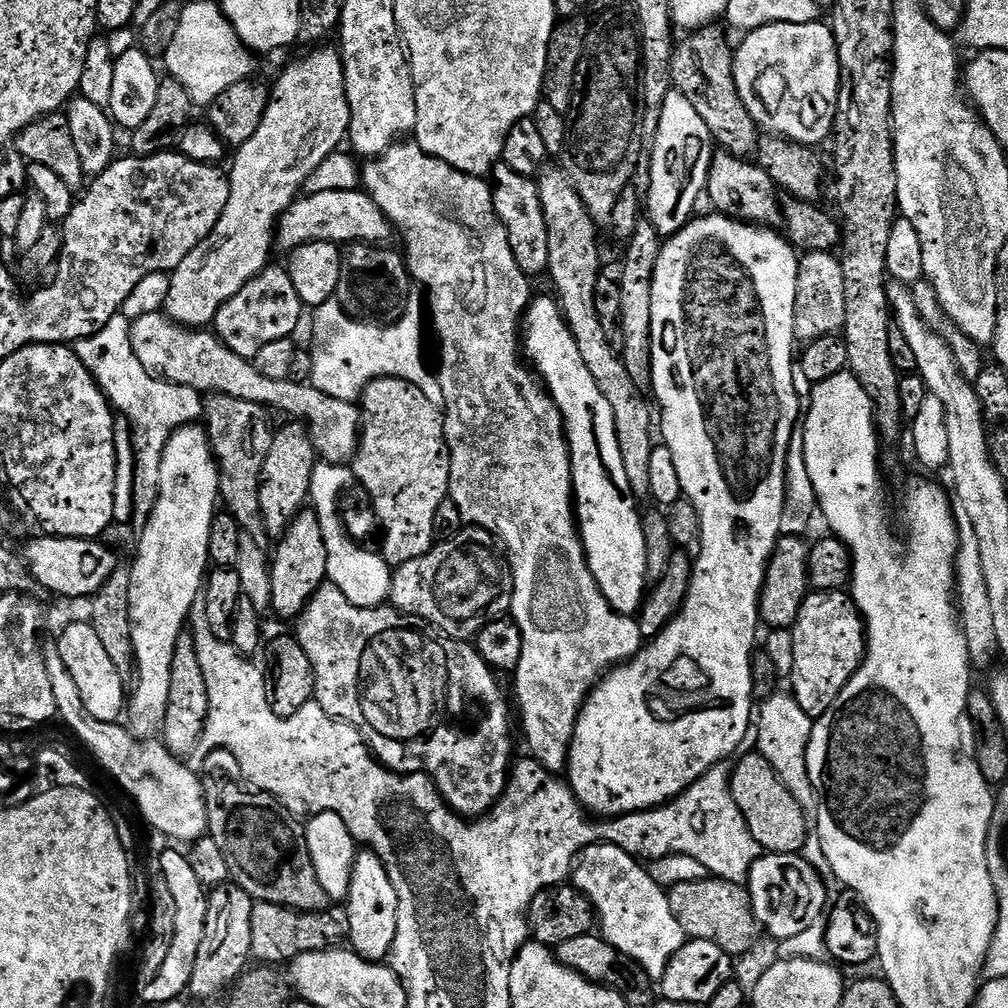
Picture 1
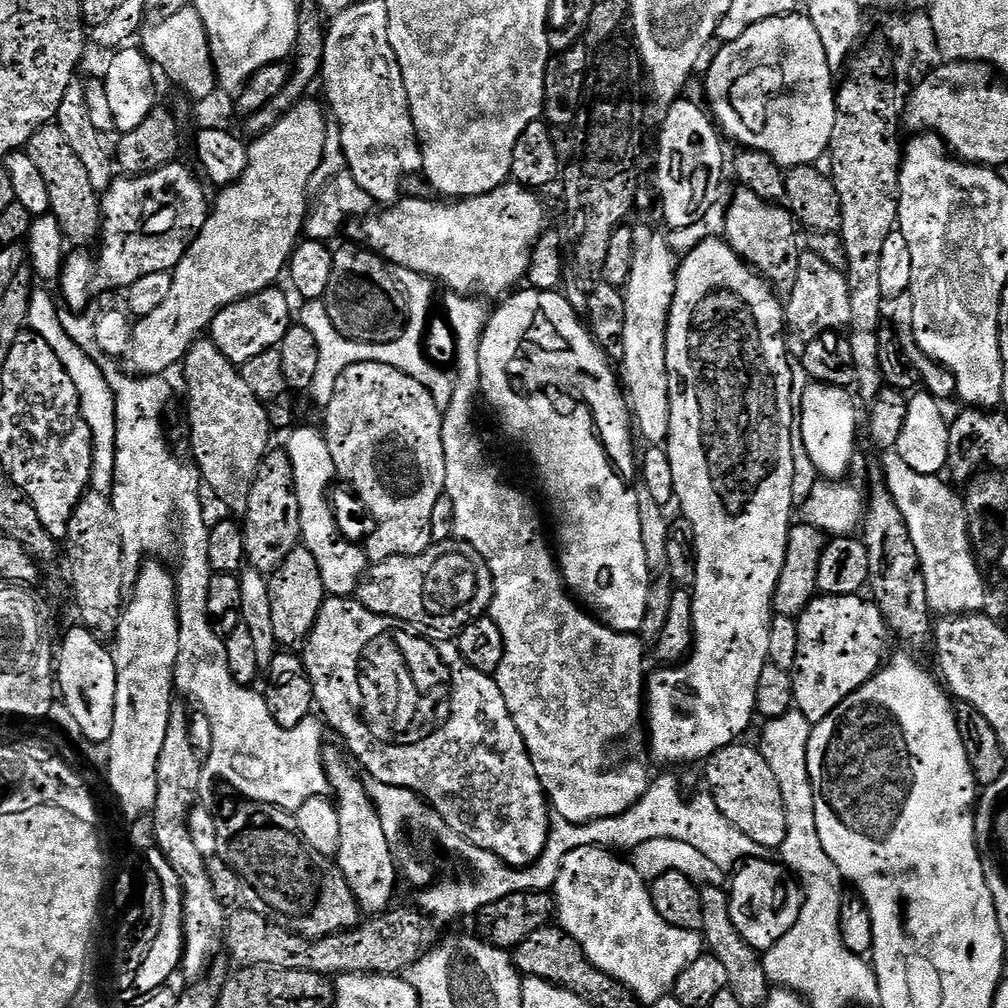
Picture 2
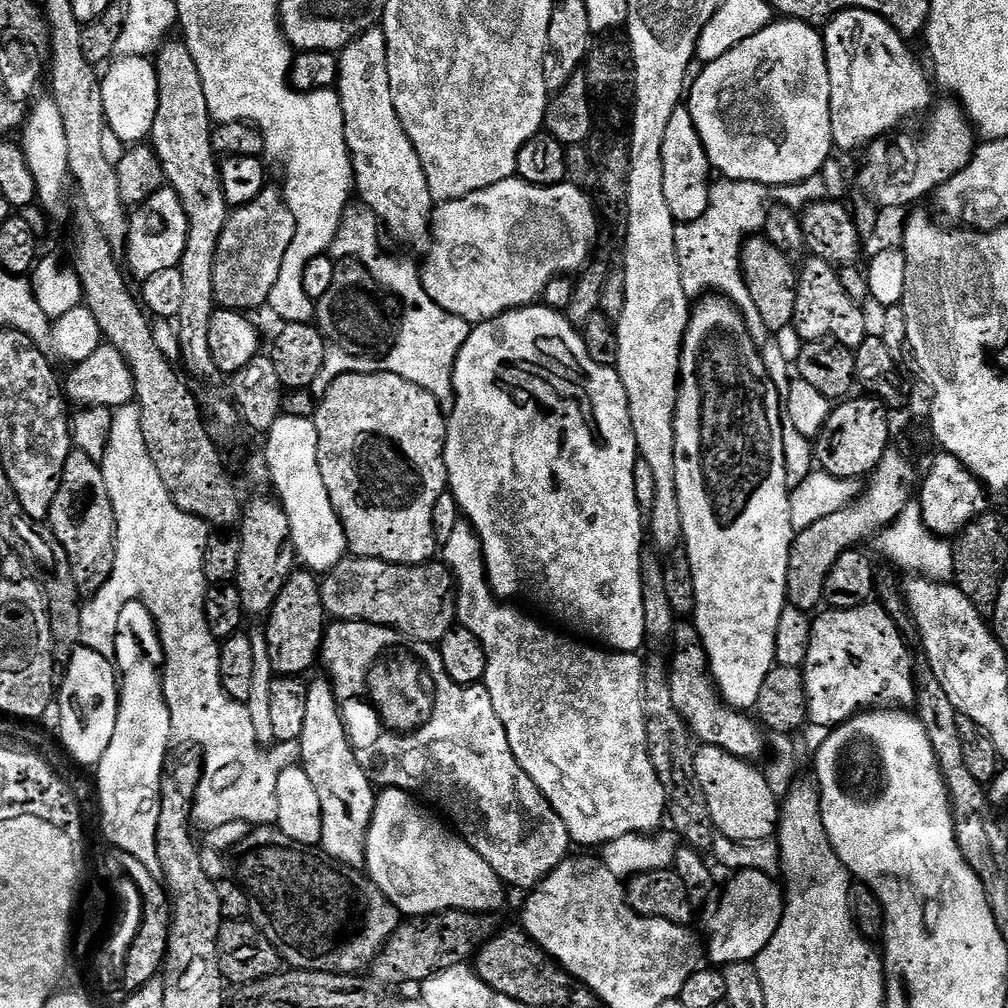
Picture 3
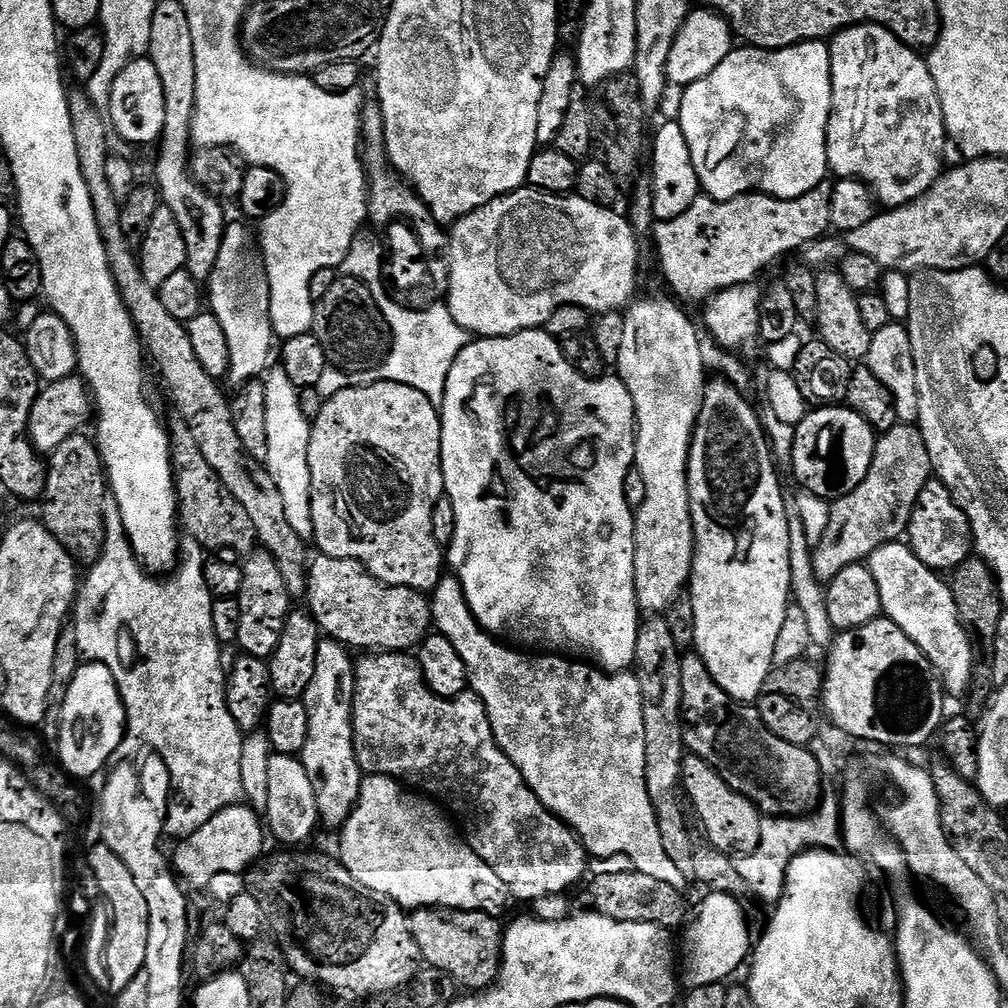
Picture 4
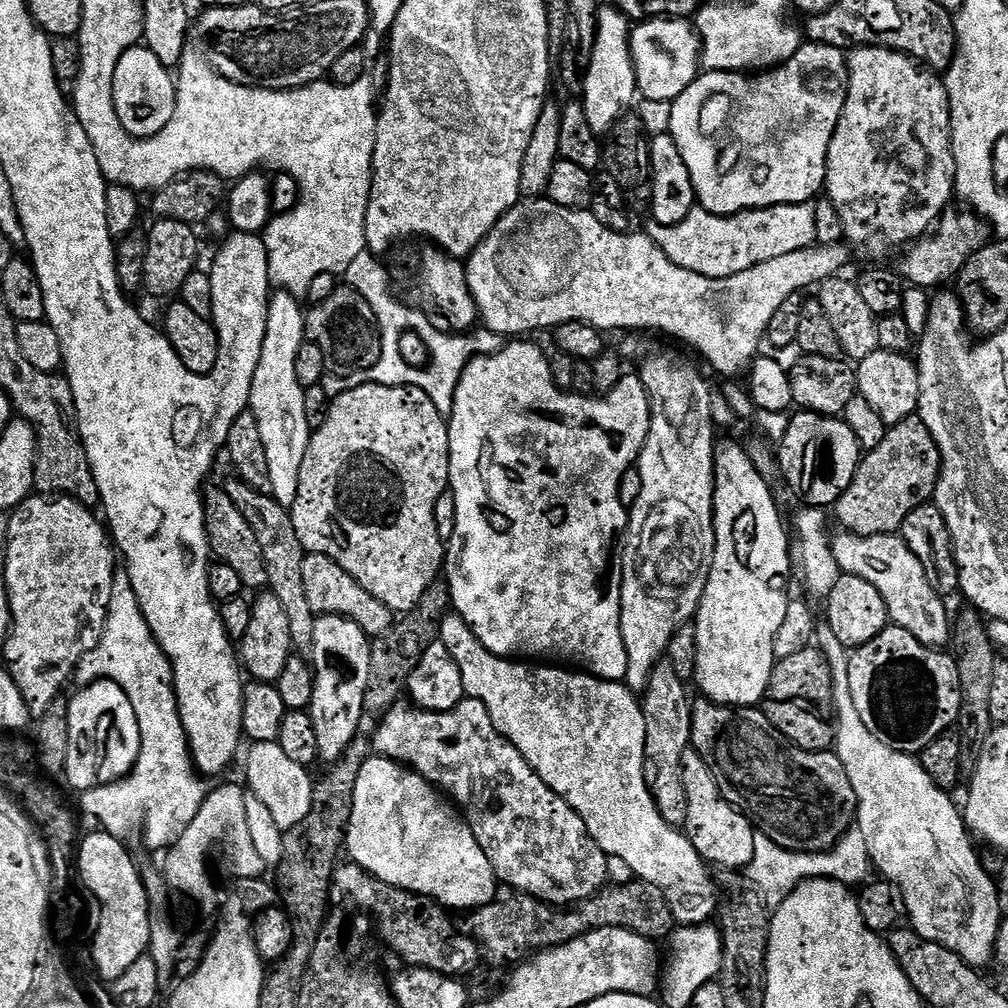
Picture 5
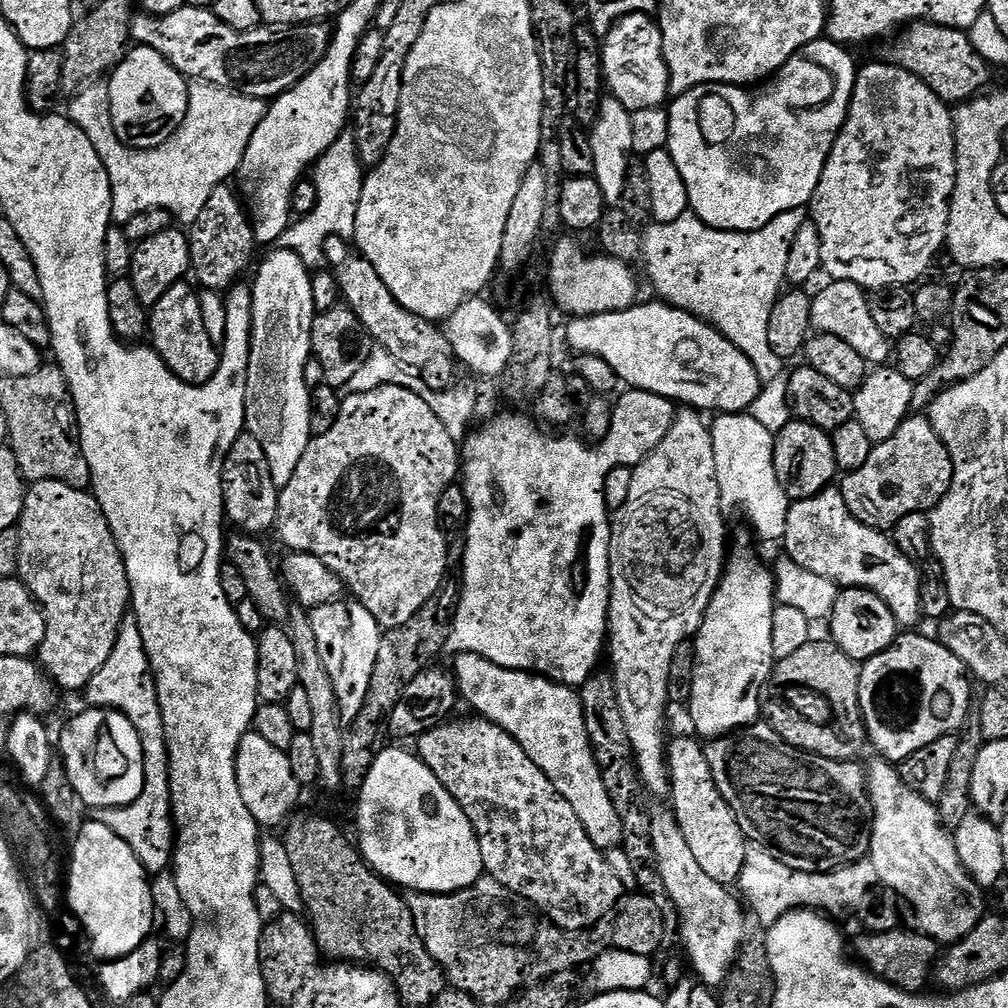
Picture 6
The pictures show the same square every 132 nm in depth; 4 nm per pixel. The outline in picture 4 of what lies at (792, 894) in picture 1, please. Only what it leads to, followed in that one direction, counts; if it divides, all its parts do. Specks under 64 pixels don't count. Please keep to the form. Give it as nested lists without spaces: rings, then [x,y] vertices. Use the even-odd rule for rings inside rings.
[[[709,891],[708,900],[700,904],[700,916],[693,915],[690,920],[692,933],[682,944],[682,984],[685,989],[697,988],[698,986],[710,986],[717,982],[727,981],[731,972],[740,968],[740,963],[747,961],[750,956],[750,940],[748,944],[748,916],[740,909],[739,899],[727,896],[725,892]]]

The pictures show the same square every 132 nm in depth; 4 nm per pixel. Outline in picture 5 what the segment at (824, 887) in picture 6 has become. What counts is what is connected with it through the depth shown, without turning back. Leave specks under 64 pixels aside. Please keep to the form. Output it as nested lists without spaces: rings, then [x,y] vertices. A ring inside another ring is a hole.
[[[852,827],[843,838],[827,852],[796,852],[778,847],[768,836],[757,833],[755,840],[755,858],[752,863],[752,881],[762,890],[774,889],[789,892],[798,885],[801,880],[814,877],[826,877],[840,881],[849,886],[861,885],[870,873],[871,860],[866,849],[866,838],[863,837],[859,827]]]

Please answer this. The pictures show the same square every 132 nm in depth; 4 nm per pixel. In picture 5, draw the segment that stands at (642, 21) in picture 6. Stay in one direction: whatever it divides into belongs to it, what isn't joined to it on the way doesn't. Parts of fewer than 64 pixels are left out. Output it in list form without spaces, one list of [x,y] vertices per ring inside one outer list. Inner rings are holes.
[[[649,18],[632,28],[632,61],[639,95],[646,100],[677,100],[701,71],[700,37],[684,18]]]

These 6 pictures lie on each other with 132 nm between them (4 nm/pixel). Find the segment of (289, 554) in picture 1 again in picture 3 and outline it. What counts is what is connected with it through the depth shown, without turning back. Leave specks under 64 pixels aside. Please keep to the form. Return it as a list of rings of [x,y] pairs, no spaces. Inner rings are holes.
[[[307,570],[293,571],[282,586],[282,594],[274,602],[263,629],[269,644],[270,662],[276,676],[303,677],[320,660],[320,647],[324,645],[326,613],[320,597],[320,580]]]

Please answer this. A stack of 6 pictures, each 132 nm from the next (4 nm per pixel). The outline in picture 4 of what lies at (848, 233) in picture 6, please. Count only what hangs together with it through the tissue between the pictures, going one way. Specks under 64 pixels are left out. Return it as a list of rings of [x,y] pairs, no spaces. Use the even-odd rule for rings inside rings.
[[[856,24],[852,28],[843,28],[830,40],[832,53],[832,109],[828,119],[828,166],[831,175],[836,178],[860,180],[872,189],[872,195],[885,209],[901,208],[911,200],[917,200],[936,185],[945,171],[944,147],[949,147],[948,132],[944,129],[942,102],[938,98],[938,90],[934,86],[934,78],[930,78],[927,59],[917,49],[909,48],[898,37],[880,24]]]

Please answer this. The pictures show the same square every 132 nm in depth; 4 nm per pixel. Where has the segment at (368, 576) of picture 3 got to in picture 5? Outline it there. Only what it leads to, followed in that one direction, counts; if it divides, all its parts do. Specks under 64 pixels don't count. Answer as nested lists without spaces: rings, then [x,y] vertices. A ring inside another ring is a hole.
[[[307,553],[302,562],[302,583],[306,589],[306,598],[310,601],[310,610],[314,610],[317,616],[341,616],[350,622],[358,622],[360,629],[369,638],[375,638],[383,634],[386,630],[390,630],[394,623],[394,614],[382,602],[378,602],[378,598],[374,598],[374,594],[370,594],[370,590],[366,590],[357,580],[350,574],[346,574],[346,570],[342,570],[342,566],[338,566],[338,562],[334,562],[334,558],[326,558],[326,554]]]

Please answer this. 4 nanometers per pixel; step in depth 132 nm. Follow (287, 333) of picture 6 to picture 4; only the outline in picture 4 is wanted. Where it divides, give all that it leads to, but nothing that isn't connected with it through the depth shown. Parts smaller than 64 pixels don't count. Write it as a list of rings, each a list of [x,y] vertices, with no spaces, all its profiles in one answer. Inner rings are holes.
[[[273,367],[263,381],[266,390],[266,438],[270,441],[270,450],[266,467],[274,486],[282,493],[282,502],[286,506],[286,518],[305,542],[312,540],[312,503],[310,502],[310,434],[312,425],[299,405],[298,389],[291,384],[286,370]]]

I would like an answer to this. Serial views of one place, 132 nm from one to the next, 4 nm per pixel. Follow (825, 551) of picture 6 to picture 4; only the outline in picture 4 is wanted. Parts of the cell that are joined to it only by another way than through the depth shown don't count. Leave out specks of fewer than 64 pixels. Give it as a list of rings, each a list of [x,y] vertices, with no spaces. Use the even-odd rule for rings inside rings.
[[[904,542],[883,544],[874,550],[866,563],[874,574],[874,582],[878,582],[880,606],[887,619],[893,620],[902,634],[926,654],[928,661],[936,667],[949,697],[960,696],[963,692],[965,695],[972,682],[972,644],[960,624],[951,587],[945,581],[943,584],[940,581],[943,579],[925,566]]]

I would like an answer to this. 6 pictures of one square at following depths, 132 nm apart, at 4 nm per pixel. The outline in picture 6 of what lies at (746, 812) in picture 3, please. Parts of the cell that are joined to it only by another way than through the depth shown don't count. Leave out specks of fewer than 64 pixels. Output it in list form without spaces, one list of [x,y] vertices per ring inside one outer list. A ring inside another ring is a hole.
[[[695,735],[680,736],[677,740],[669,739],[666,744],[669,776],[672,777],[671,811],[686,838],[686,846],[694,853],[694,858],[714,882],[725,886],[737,883],[746,862],[746,828],[736,811],[722,798],[722,790],[710,774],[710,762],[706,762],[704,744]]]

